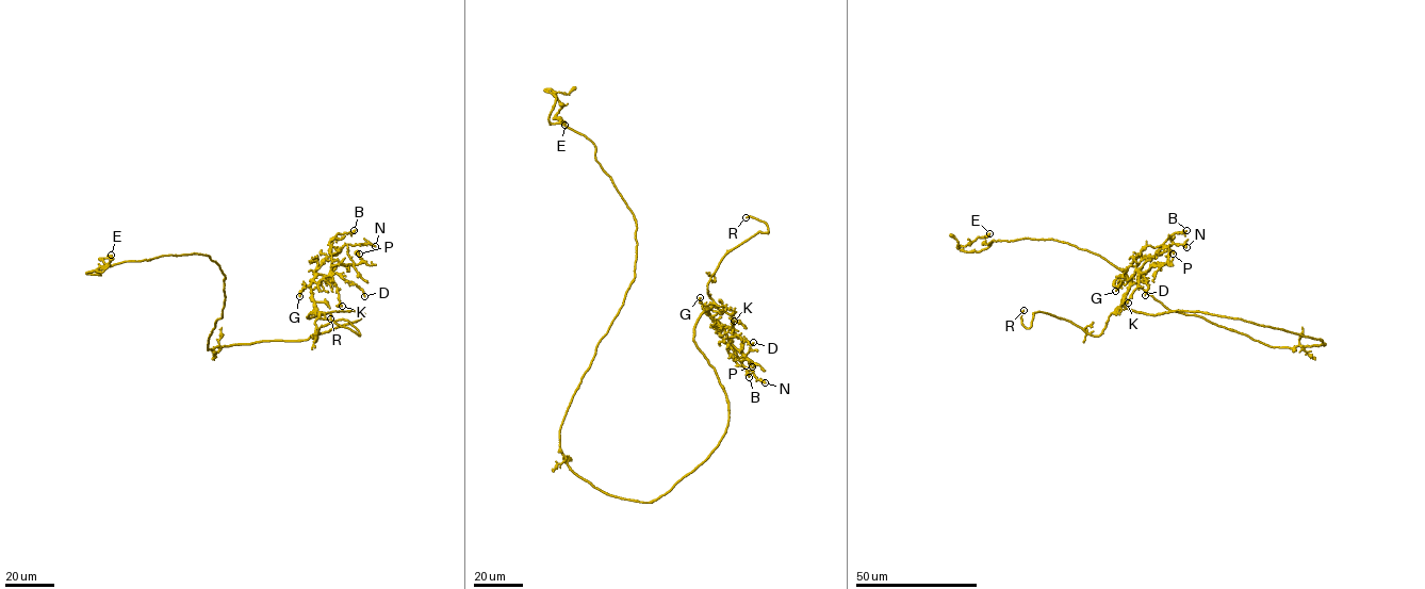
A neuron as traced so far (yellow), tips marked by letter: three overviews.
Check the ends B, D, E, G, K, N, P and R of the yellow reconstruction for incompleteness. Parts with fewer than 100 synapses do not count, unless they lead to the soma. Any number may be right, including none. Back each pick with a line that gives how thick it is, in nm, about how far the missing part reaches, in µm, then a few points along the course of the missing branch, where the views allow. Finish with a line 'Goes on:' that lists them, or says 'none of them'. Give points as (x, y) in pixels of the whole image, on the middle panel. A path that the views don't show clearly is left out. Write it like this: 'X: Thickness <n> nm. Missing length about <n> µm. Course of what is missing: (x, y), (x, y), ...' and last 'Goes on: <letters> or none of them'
R: Thickness 180 nm. Missing length about 4 µm
Goes on: R

